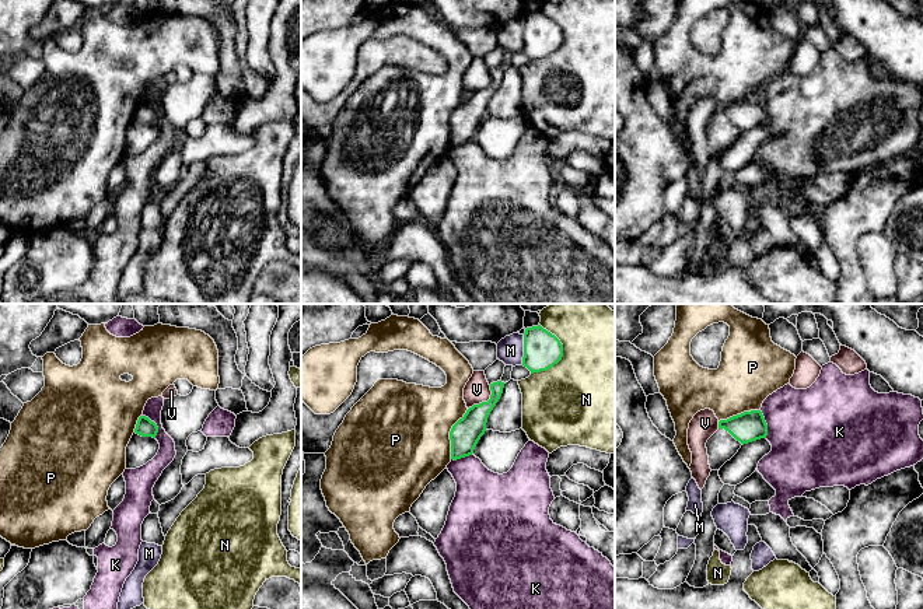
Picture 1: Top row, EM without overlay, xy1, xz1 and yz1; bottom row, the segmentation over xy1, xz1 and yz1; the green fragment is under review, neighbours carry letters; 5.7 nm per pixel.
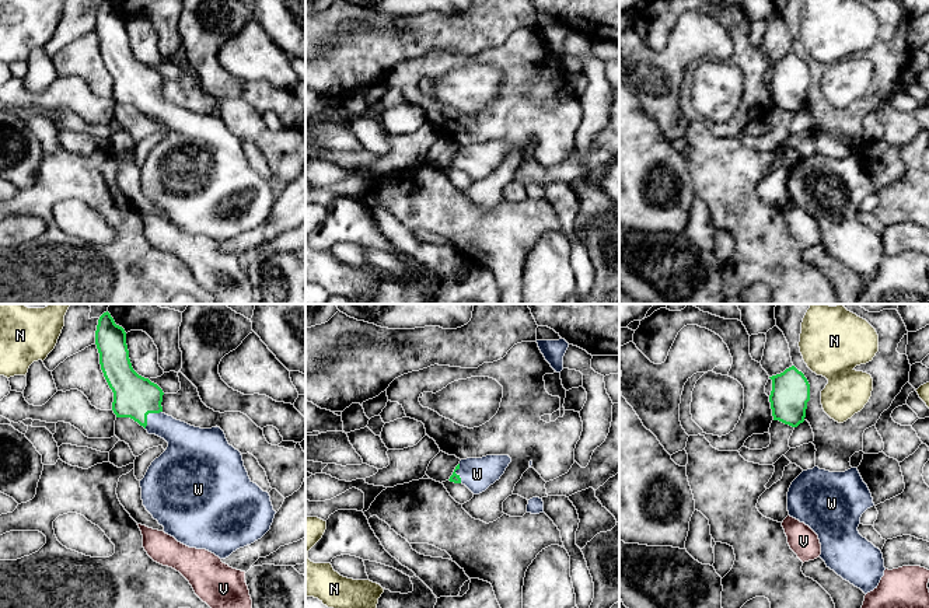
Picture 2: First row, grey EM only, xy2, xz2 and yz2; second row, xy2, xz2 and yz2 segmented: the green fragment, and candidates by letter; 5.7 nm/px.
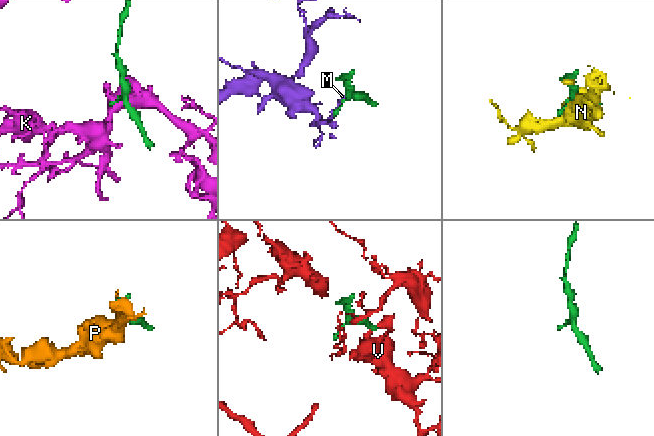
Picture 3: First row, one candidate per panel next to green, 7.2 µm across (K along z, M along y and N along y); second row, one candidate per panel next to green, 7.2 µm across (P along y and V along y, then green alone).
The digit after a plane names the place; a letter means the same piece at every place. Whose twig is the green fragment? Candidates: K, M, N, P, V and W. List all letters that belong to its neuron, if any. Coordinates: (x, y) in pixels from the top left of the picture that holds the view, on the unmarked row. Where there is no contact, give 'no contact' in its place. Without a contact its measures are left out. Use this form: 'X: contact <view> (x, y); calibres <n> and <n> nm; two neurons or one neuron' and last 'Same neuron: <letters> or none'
K: contact xy1 (156, 111); calibres 110 and 100 nm; two neurons
M: contact xz1 (524, 35); calibres 220 and 160 nm; two neurons
N: contact xz1 (562, 41); calibres 220 and 500 nm; two neurons
P: contact xz1 (450, 121); calibres 170 and 500 nm; two neurons
V: contact xz1 (485, 88); calibres 170 and 140 nm; two neurons
W: contact xy2 (147, 100); calibres 240 and 180 nm; one neuron
Same neuron: W

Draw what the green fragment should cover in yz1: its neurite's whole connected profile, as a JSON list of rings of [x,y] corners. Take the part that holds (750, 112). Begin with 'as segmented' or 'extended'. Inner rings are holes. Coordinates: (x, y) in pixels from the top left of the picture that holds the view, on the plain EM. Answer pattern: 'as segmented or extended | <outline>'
as segmented | [[[761,97],[744,98],[727,106],[720,106],[719,115],[728,118],[742,132],[768,122],[768,111]]]

